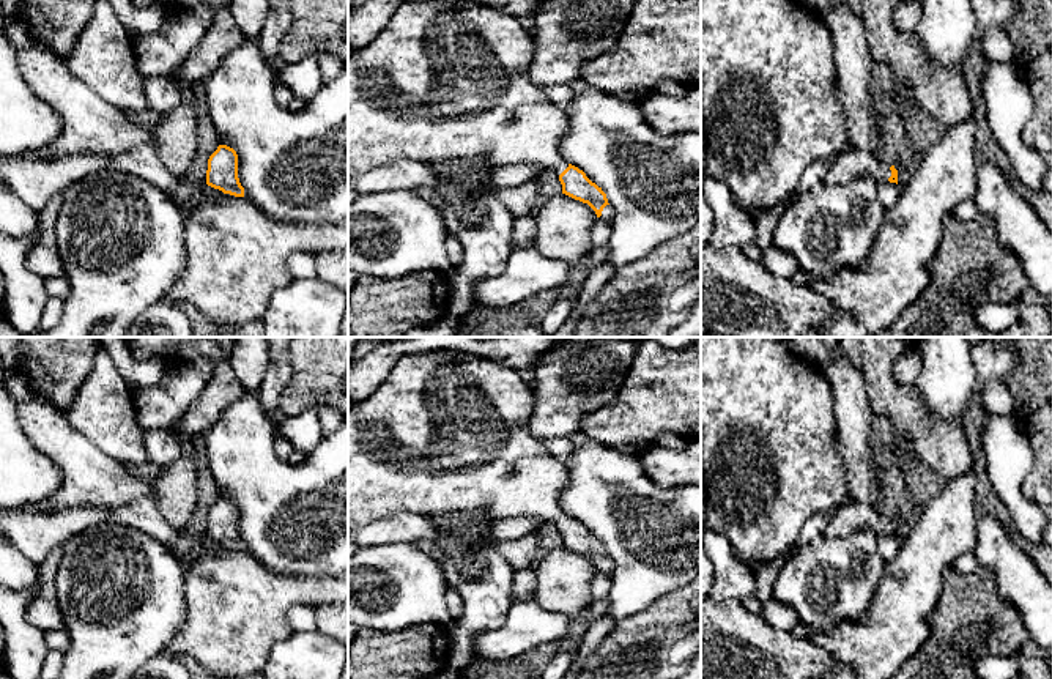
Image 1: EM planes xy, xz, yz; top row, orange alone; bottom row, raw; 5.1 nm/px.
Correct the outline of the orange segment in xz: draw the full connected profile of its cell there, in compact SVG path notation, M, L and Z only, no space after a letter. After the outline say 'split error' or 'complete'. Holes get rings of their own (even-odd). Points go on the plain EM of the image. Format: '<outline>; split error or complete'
M461 351L406 354L365 400L348 410L348 532L397 512L436 517L441 523L477 512L493 520L539 517L559 529L562 547L587 556L597 570L611 577L614 562L606 547L561 507L569 471L529 433L532 411L534 391L524 372Z; split error

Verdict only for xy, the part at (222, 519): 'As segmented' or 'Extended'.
As segmented

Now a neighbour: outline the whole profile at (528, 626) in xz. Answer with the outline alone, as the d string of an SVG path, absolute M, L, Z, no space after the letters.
M513 600L506 624L477 636L476 660L509 660L540 644L565 644L573 632L562 613L545 610L535 600Z

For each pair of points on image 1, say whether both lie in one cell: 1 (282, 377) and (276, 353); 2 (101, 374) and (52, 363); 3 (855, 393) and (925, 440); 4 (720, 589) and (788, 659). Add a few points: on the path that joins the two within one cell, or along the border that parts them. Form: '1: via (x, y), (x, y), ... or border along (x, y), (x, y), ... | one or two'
1: via (279, 371), (279, 359) | one
2: border along (96, 353), (90, 374), (71, 402) | two
3: border along (854, 367), (865, 383), (865, 393), (874, 413) | two
4: border along (717, 599), (740, 602) | two

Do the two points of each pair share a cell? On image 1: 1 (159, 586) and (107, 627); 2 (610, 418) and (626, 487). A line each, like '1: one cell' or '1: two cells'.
1: one cell
2: two cells

